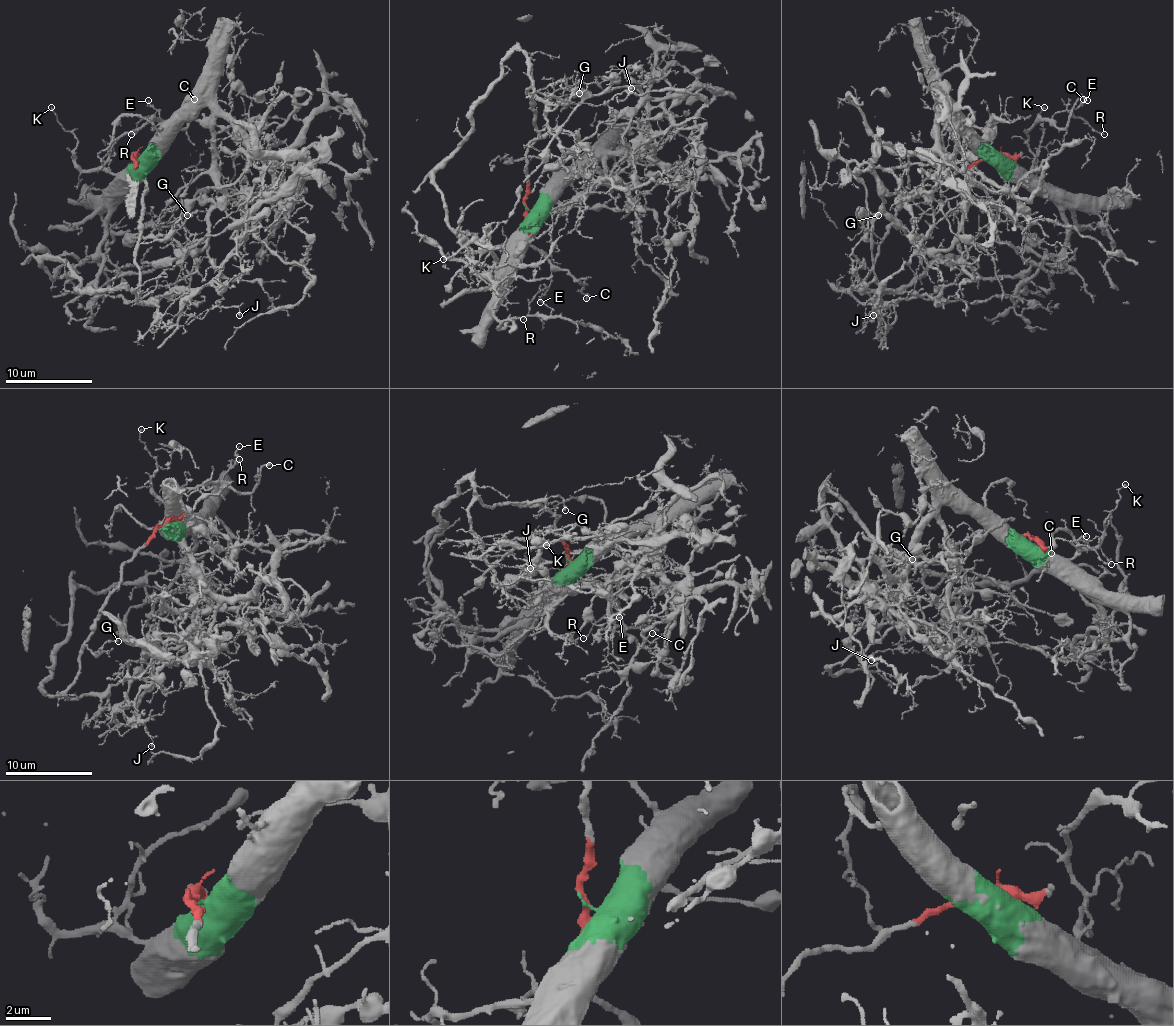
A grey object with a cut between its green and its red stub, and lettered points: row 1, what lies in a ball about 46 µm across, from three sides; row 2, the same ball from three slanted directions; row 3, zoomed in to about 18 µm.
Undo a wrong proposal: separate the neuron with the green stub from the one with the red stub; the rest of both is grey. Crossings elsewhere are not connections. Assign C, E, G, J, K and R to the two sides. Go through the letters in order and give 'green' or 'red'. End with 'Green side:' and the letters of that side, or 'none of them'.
C: green
E: green
G: red
J: red
K: green
R: green
Green side: C, E, K, R

